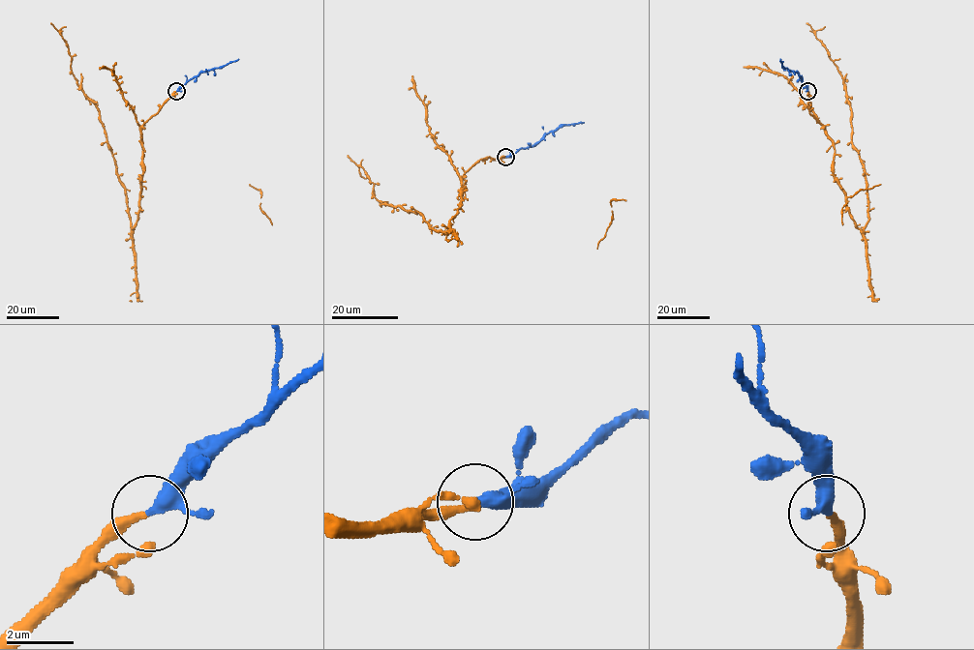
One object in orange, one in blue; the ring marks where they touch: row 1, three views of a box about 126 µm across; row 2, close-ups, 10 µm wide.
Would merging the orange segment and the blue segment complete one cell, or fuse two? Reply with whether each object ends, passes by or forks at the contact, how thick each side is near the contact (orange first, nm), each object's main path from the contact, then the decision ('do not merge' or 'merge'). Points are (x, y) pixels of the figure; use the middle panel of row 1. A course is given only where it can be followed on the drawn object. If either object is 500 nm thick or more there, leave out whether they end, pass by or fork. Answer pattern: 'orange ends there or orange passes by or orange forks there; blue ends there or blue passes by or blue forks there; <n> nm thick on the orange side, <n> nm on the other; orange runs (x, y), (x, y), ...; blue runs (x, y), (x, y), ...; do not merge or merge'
orange ends there; blue passes by; 240 nm thick on the orange side, 300 nm on the other; orange runs (505, 157), (481, 159), (462, 177), (446, 232), (418, 213), (380, 202), (369, 176), (348, 155); blue runs (505, 157), (511, 157), (521, 148), (532, 147), (560, 128), (584, 122); merge

